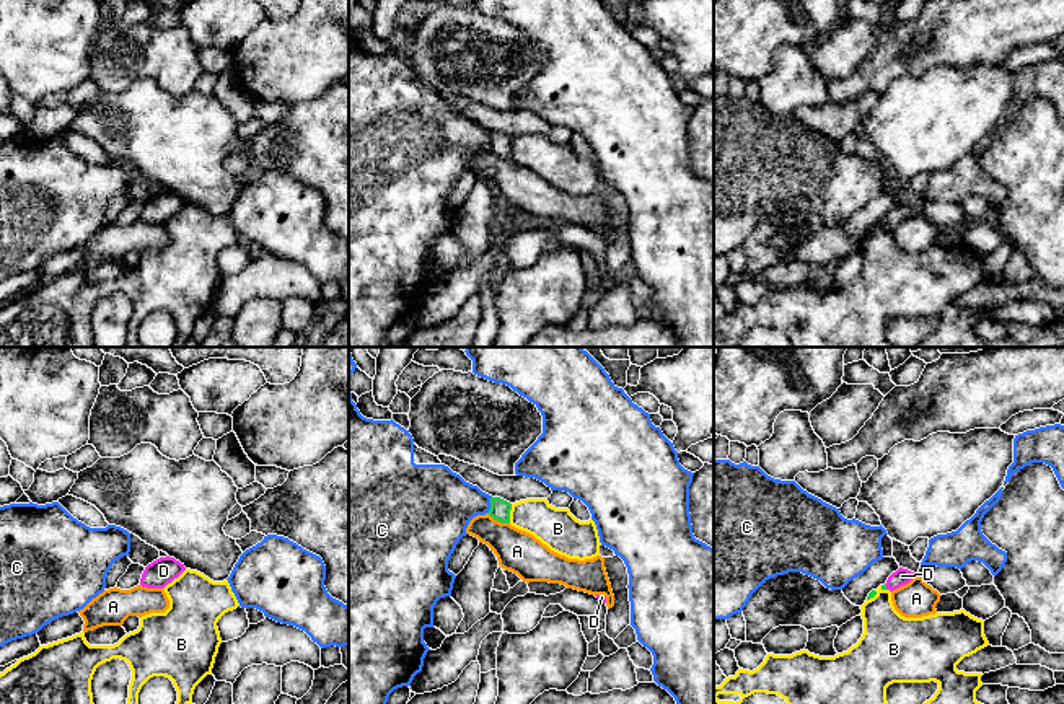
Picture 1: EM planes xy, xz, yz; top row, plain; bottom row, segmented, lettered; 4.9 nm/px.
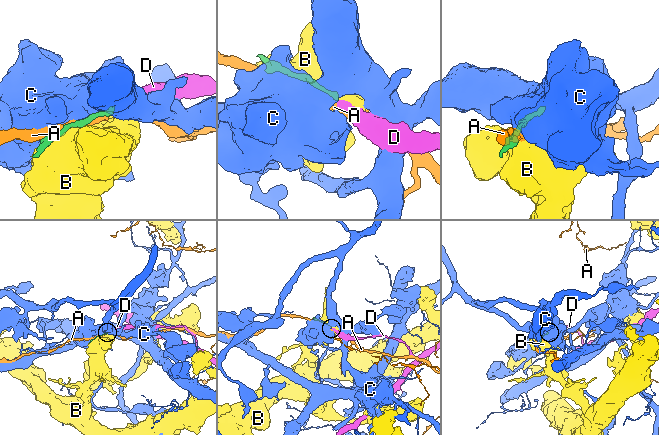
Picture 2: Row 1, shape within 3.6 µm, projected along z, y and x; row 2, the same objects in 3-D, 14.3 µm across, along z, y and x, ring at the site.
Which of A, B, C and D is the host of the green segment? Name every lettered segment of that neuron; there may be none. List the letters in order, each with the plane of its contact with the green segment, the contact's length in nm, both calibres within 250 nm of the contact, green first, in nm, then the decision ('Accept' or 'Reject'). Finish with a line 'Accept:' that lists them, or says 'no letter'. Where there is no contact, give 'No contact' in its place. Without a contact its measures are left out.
A: Touches green in xz. Shared border 120 nm. Thickness 100 nm (green) against 200 nm. Reject
B: Touches green in xz. Shared border 100 nm. Thickness 100 nm (green) against 200 nm. Reject
C: Touches green in xz. Shared border 90 nm. Thickness 100 nm (green) against 340 nm. Reject
D: Touches green in yz. Shared border 40 nm. Thickness 30 nm (green) against 80 nm. Accept
Accept: D

